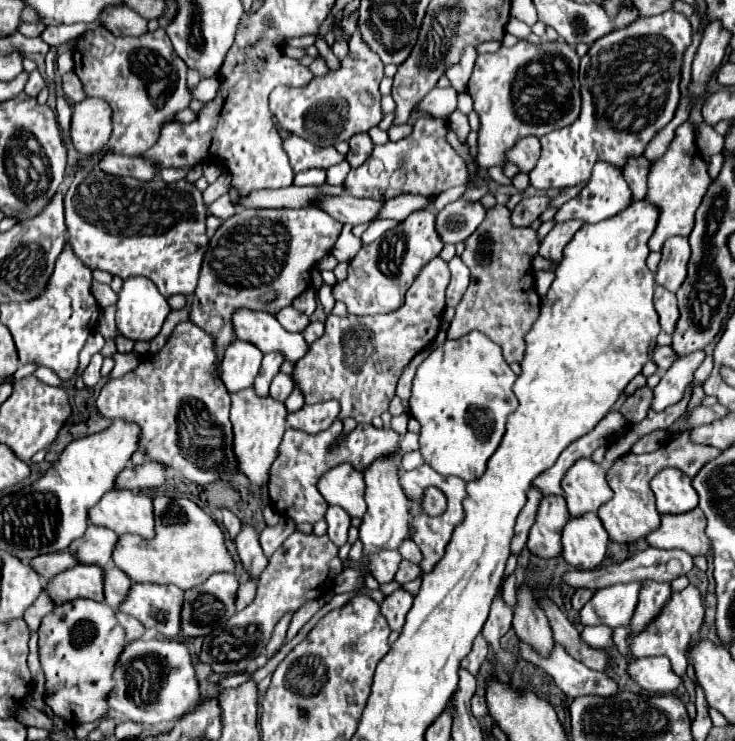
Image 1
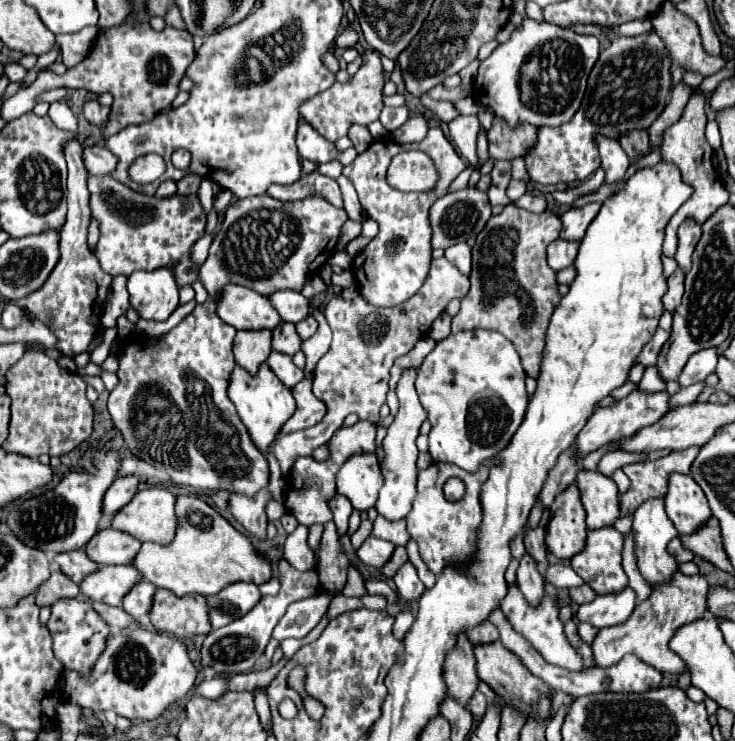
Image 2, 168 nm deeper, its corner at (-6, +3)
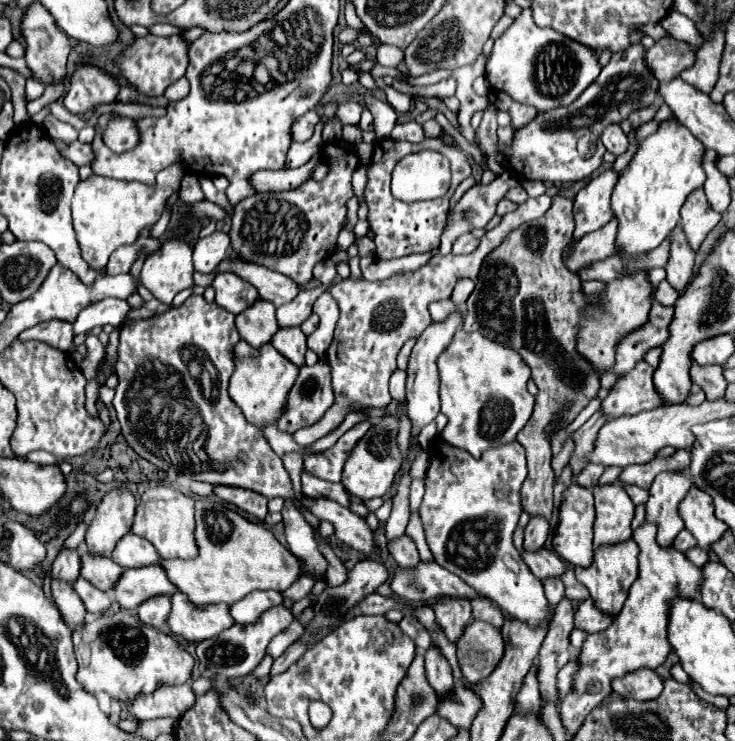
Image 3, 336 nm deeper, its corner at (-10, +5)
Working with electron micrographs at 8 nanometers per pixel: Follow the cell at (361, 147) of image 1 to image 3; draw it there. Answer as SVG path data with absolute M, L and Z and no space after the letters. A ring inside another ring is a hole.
M340 103L336 115L342 117L344 125L358 125L360 123L360 115L362 115L362 107L358 103Z

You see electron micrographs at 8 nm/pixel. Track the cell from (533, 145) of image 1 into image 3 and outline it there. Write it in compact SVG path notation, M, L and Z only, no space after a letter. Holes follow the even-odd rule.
M496 93L496 101L500 103L500 109L508 111L512 117L512 129L520 129L526 123L530 123L536 117L536 109L534 107L522 107L522 103L516 103L512 99L508 99L504 93Z

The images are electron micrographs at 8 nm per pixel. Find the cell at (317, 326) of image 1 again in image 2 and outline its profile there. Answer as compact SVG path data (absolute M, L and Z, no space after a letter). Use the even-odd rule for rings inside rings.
M308 315L304 321L300 321L300 323L296 325L296 331L298 331L298 335L300 335L302 339L312 337L312 335L316 333L316 329L318 329L318 323L316 323L316 319L314 319L312 315Z

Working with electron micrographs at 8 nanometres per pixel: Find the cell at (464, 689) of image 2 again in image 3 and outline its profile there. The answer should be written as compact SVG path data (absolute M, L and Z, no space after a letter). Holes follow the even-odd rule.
M446 597L434 605L436 621L446 633L448 641L452 643L460 641L466 625L472 621L470 607L472 605L466 599L446 599Z

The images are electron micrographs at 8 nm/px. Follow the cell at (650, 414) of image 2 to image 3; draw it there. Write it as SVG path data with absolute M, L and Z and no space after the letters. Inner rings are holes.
M642 361L610 389L610 395L600 407L600 413L606 417L606 421L622 415L638 415L642 411L666 405L652 383L652 373L654 369Z

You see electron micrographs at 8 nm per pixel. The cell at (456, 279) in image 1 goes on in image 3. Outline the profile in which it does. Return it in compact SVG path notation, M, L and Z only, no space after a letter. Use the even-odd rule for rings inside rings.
M462 235L460 239L456 239L454 247L452 247L452 255L466 255L472 253L478 247L478 239L474 235Z

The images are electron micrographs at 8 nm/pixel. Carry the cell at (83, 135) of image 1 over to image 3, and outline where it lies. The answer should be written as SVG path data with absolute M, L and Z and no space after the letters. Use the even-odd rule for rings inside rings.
M80 65L80 69L74 71L68 93L64 95L64 107L70 113L88 113L94 111L98 105L108 105L114 103L120 87L118 83L104 75L96 67Z

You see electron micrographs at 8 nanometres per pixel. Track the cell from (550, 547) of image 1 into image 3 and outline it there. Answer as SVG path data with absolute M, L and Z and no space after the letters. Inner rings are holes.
M572 483L564 491L564 499L562 499L562 505L560 505L560 519L558 519L558 527L556 527L556 533L554 533L554 549L566 563L580 565L580 567L588 567L588 563L592 563L592 555L594 555L592 523L594 523L592 491Z

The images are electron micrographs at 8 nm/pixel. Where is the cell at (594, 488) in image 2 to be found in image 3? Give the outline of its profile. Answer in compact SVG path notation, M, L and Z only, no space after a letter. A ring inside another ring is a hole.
M620 483L612 485L596 485L592 487L592 495L596 501L596 521L594 521L594 545L612 545L632 537L630 521L634 517L634 503L620 487Z

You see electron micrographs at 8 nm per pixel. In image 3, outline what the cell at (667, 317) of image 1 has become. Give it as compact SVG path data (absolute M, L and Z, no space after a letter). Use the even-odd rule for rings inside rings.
M680 225L672 231L670 235L672 239L672 259L668 261L666 267L666 281L678 291L682 293L684 287L688 285L690 277L692 277L692 269L694 269L694 253L688 247L688 241L684 239L684 233L680 231Z

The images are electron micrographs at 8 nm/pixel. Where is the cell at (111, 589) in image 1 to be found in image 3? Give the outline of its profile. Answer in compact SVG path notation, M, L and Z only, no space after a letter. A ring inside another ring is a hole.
M156 595L152 599L142 601L136 607L136 615L140 617L140 621L146 625L152 625L156 629L164 627L168 611L170 611L170 597L168 595Z

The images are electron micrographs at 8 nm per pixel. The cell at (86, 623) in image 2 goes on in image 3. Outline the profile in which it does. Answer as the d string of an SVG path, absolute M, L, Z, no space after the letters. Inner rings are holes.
M52 581L52 595L54 595L54 603L62 615L62 621L72 631L82 627L84 619L86 619L86 607L84 607L82 599L76 595L76 591L72 589L72 585Z

